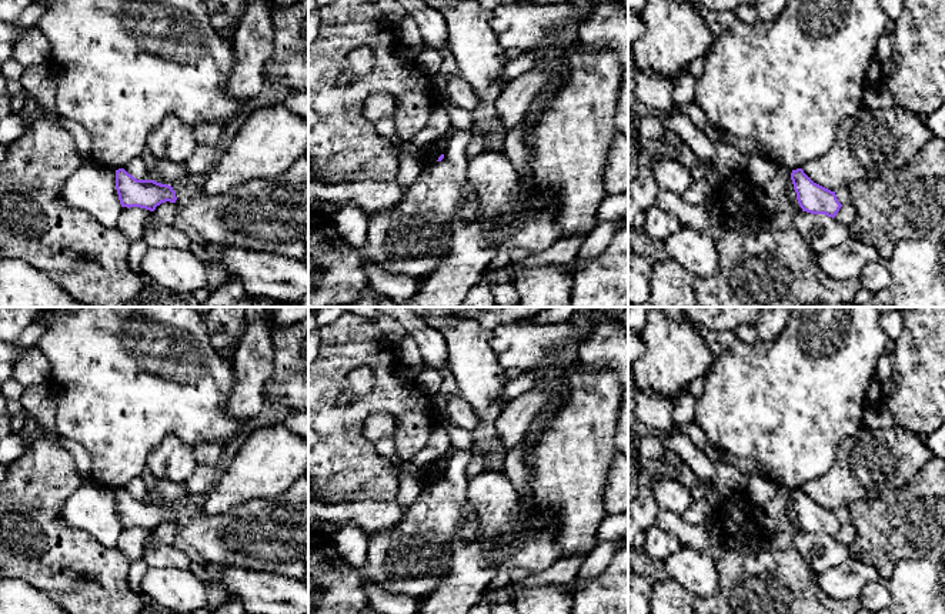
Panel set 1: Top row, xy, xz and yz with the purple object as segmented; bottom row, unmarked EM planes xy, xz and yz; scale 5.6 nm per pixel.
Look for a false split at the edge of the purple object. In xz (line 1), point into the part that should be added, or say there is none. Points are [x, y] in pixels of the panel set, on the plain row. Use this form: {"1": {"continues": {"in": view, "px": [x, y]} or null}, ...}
{"1": {"continues": null}}

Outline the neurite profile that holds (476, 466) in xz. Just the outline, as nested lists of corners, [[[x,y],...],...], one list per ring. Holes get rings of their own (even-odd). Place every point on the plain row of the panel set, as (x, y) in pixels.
[[[472,447],[472,458],[465,471],[468,481],[471,481],[474,477],[477,477],[481,473],[484,473],[484,457],[477,447]]]

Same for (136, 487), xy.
[[[141,477],[130,480],[123,488],[137,500],[147,500],[148,497],[148,490]]]

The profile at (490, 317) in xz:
[[[408,307],[418,317],[460,316],[477,320],[481,327],[494,331],[505,324],[522,323],[547,307]]]

